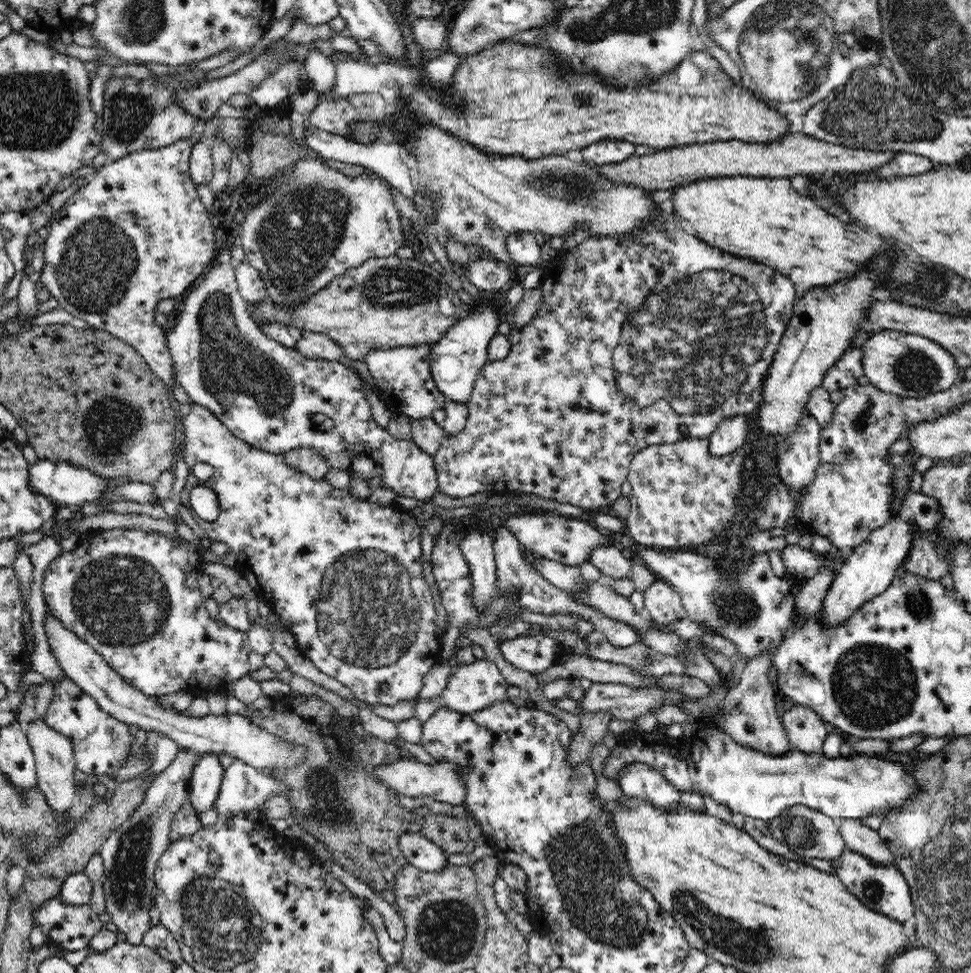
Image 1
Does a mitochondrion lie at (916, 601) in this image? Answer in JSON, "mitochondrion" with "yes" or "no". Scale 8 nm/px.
{"mitochondrion":"yes"}

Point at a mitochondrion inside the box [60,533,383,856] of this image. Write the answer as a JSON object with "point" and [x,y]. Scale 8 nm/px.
{"point":[121,599]}

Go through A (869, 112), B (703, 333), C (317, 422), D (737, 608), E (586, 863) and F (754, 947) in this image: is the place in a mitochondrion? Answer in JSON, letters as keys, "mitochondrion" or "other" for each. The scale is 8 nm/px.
{"A":"mitochondrion","B":"mitochondrion","C":"mitochondrion","D":"mitochondrion","E":"mitochondrion","F":"mitochondrion"}

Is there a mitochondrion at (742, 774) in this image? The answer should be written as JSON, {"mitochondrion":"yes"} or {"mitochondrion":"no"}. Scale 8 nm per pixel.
{"mitochondrion":"no"}

